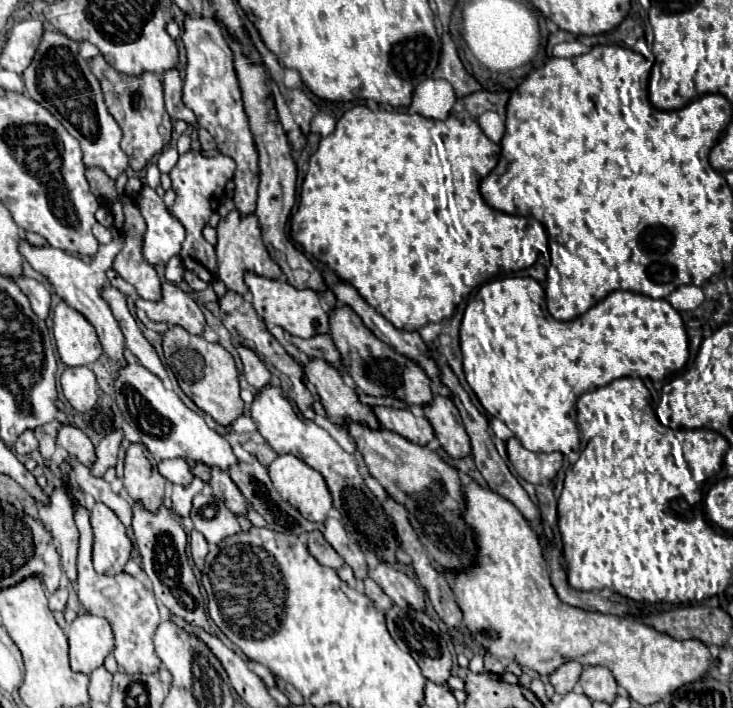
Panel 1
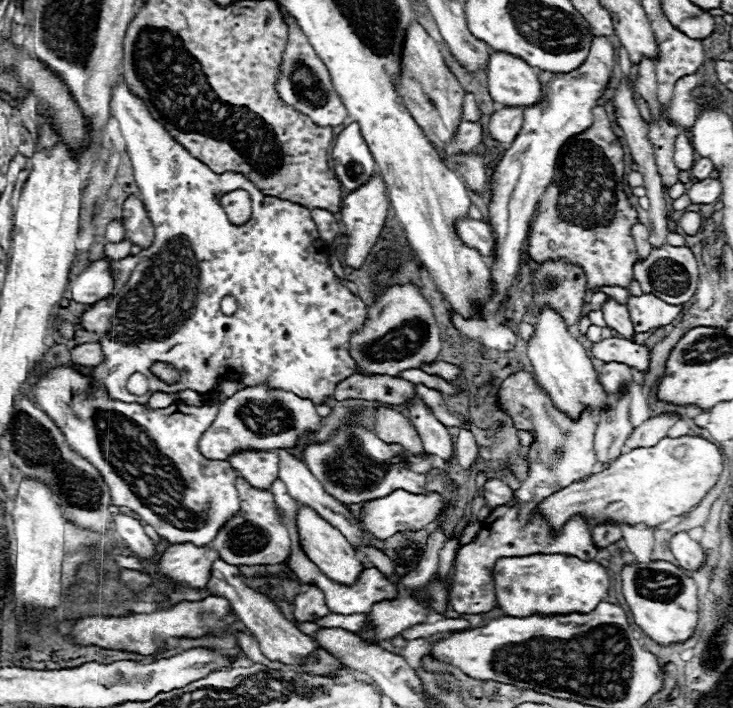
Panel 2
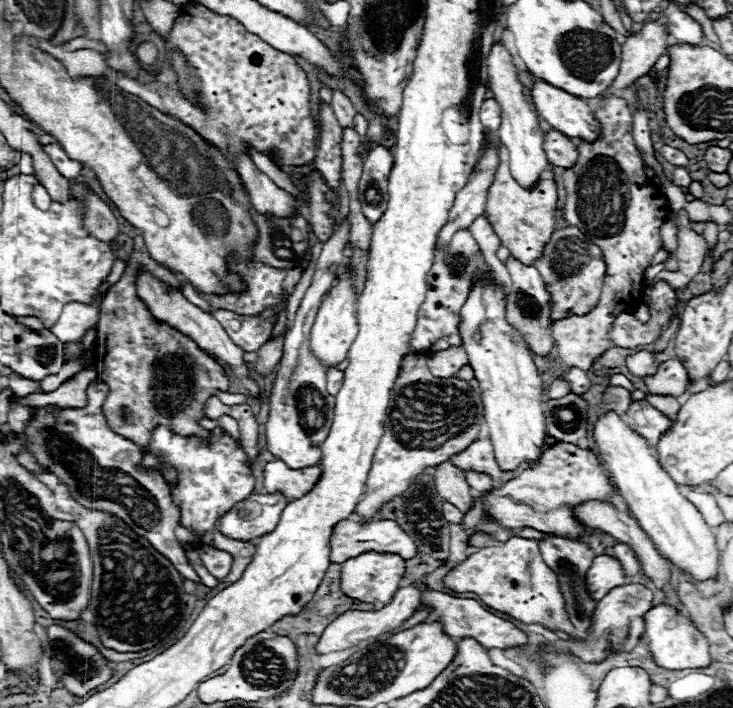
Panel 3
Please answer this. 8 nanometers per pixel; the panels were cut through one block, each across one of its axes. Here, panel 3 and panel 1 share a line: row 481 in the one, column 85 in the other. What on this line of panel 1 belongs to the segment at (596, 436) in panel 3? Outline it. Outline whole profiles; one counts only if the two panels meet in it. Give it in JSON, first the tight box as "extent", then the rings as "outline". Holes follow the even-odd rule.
{"extent":[68,612,114,674],"outline":[[[88,612],[78,614],[68,630],[70,666],[74,672],[90,674],[104,664],[104,658],[114,648],[112,628],[106,618]]]}

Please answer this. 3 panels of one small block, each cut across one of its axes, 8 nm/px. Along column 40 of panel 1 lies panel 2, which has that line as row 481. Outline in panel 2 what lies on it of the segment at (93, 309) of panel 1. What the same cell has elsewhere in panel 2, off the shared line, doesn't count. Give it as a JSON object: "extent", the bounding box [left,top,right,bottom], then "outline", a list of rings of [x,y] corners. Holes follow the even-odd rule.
{"extent":[228,452,278,490],"outline":[[[240,452],[228,458],[232,468],[254,488],[268,490],[278,478],[278,454],[276,452]]]}

